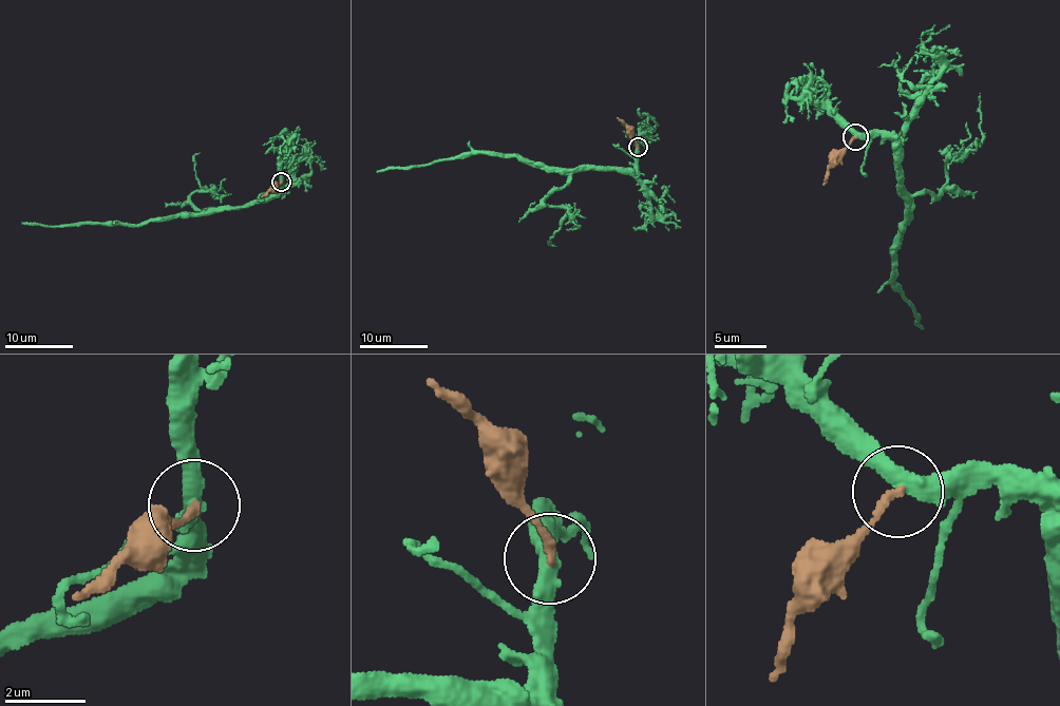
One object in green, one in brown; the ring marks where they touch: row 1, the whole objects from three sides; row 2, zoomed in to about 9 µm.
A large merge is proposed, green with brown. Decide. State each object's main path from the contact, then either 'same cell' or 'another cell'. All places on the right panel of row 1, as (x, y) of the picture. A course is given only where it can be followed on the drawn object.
green via (856, 135), (887, 136), (892, 142), (906, 225), (894, 252), (895, 291), (912, 306), (921, 327) | brown via (856, 137), (838, 157), (824, 185) | another cell

